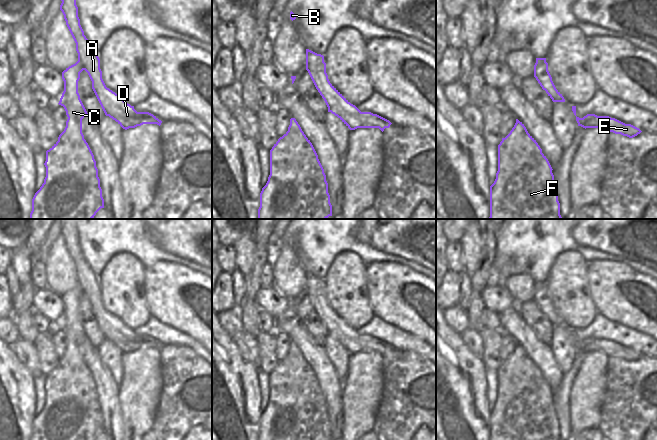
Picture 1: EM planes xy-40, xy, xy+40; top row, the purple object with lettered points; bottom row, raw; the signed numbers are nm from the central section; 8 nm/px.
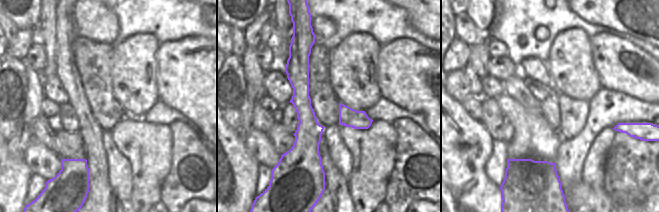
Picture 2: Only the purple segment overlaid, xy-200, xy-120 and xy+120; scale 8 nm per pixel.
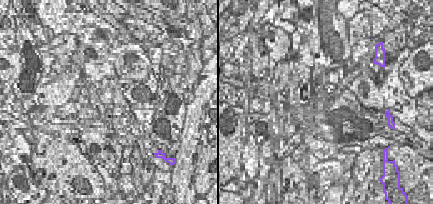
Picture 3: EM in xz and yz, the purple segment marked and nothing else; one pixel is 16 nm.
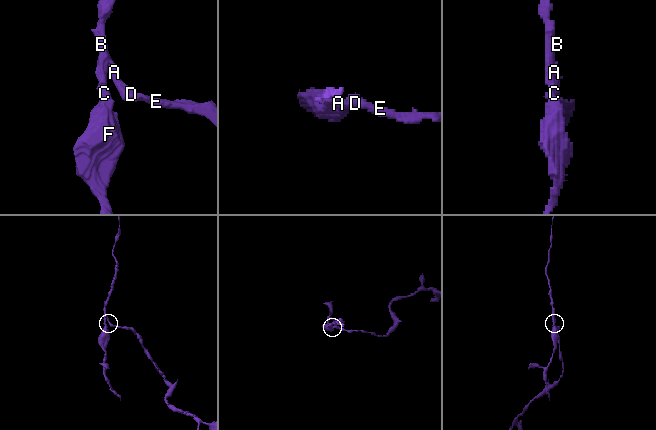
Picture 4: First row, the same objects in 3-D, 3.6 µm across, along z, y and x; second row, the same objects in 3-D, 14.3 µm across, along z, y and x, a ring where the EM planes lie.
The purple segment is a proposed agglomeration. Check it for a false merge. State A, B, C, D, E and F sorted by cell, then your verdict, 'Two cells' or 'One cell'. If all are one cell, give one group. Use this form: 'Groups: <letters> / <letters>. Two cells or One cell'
Groups: A D E / B C F. Two cells.

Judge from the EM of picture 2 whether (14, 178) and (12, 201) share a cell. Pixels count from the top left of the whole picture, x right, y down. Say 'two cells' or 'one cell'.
one cell

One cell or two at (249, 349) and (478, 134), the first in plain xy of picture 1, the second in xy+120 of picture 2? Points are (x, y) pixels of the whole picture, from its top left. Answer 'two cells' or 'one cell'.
two cells

